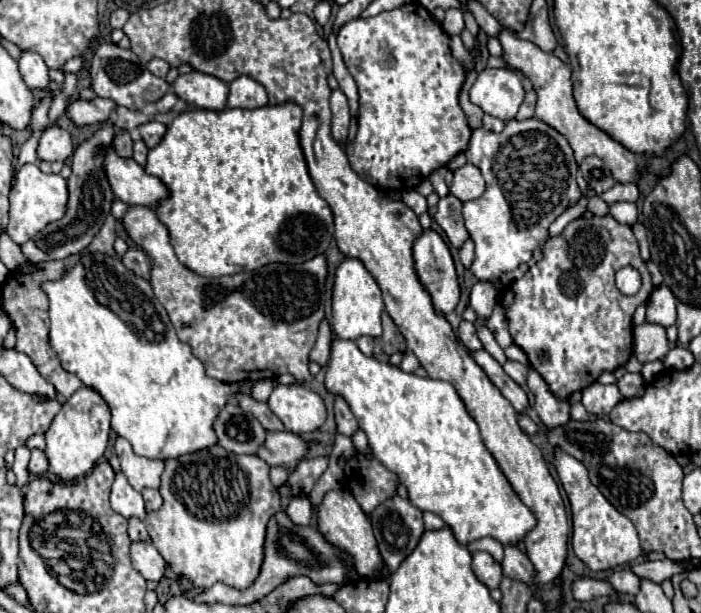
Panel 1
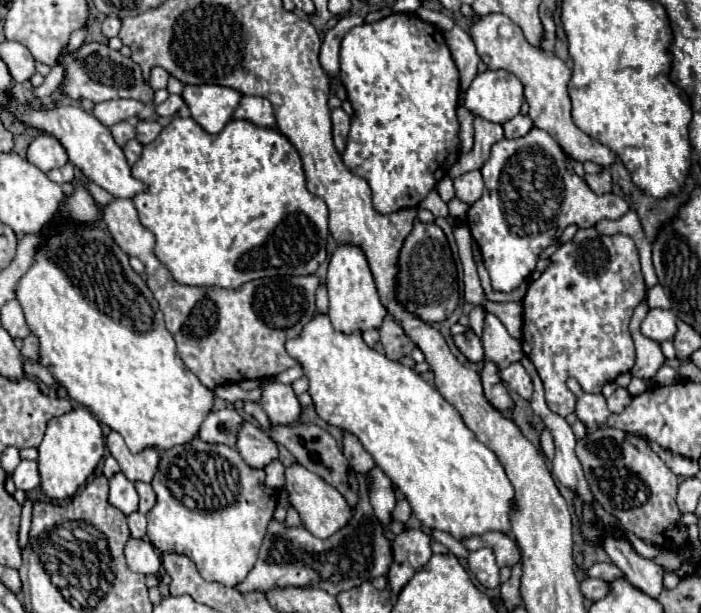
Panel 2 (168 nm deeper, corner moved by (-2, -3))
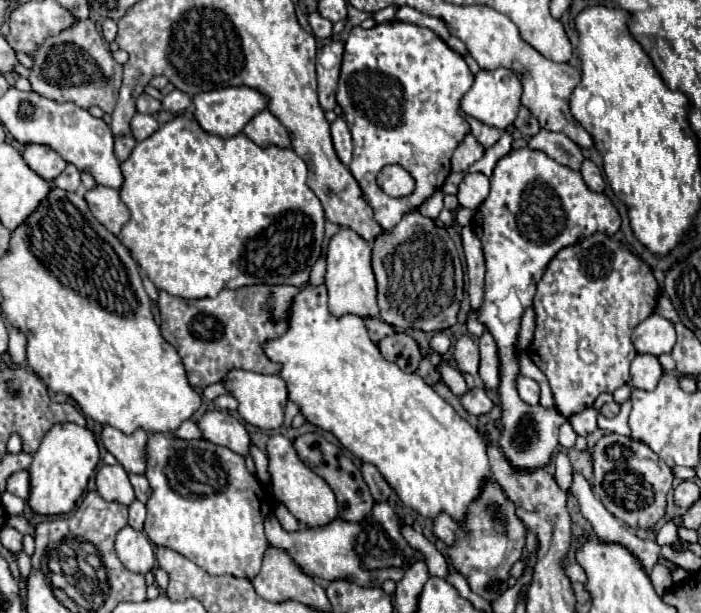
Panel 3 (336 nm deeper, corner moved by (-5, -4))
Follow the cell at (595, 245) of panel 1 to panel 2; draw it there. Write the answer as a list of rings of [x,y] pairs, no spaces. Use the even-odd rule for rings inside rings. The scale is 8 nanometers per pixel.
[[[579,229],[575,233],[575,237],[561,245],[553,255],[551,255],[551,263],[549,267],[545,269],[545,273],[533,281],[527,289],[527,295],[523,299],[523,337],[521,337],[521,343],[523,343],[523,351],[525,355],[533,361],[543,385],[545,385],[545,397],[547,397],[547,403],[549,403],[549,409],[561,417],[569,415],[575,411],[575,403],[577,403],[577,397],[569,391],[567,387],[567,379],[573,377],[579,381],[583,393],[601,393],[603,385],[615,381],[621,373],[627,373],[633,363],[635,363],[635,345],[633,345],[633,339],[631,339],[631,333],[629,333],[629,321],[631,321],[631,315],[633,315],[633,309],[637,307],[637,303],[641,303],[641,299],[645,297],[645,283],[643,283],[643,275],[641,275],[641,265],[639,265],[639,253],[637,253],[637,247],[633,243],[631,237],[627,235],[611,235],[611,237],[605,237],[601,233],[597,233],[597,229]]]

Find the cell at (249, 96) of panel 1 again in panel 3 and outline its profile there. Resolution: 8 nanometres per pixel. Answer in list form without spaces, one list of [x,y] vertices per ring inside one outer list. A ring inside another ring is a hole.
[[[262,110],[258,112],[242,130],[250,140],[254,140],[256,144],[260,146],[270,146],[270,144],[276,144],[276,146],[282,146],[282,148],[288,148],[290,146],[290,136],[286,132],[286,128],[268,112],[268,110]]]

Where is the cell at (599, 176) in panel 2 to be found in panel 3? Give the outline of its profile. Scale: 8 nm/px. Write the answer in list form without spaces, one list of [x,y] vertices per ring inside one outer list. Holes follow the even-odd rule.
[[[584,160],[584,164],[582,164],[580,172],[582,172],[584,182],[588,184],[588,188],[590,188],[592,192],[604,192],[606,182],[604,182],[602,170],[600,170],[600,168],[598,168],[598,166],[596,166],[592,160]]]

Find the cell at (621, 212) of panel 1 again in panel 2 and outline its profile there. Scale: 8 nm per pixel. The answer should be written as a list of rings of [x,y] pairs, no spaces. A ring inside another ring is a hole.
[[[533,127],[525,137],[503,139],[501,143],[495,143],[481,173],[485,179],[485,191],[481,201],[469,207],[467,227],[475,243],[479,245],[483,263],[491,277],[491,287],[501,293],[515,291],[535,271],[539,255],[561,237],[567,225],[587,229],[595,227],[601,219],[619,219],[629,211],[629,205],[623,197],[613,193],[595,195],[593,191],[589,191],[587,183],[571,169],[567,155],[559,147],[559,143],[537,127]]]

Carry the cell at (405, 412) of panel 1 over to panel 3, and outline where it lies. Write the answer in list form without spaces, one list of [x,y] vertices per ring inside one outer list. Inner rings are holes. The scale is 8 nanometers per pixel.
[[[312,284],[304,286],[302,292],[294,298],[292,310],[290,310],[290,328],[288,328],[288,332],[286,332],[284,336],[276,338],[276,340],[266,342],[266,346],[264,346],[268,358],[282,364],[280,376],[282,376],[282,378],[286,380],[286,384],[288,384],[288,398],[294,400],[294,402],[300,406],[300,410],[302,410],[302,414],[306,416],[308,422],[316,424],[316,426],[322,428],[322,430],[332,432],[332,434],[342,442],[342,446],[348,448],[348,450],[350,450],[356,458],[360,458],[362,462],[374,464],[374,466],[380,470],[380,474],[386,478],[386,482],[396,490],[398,498],[400,498],[406,506],[414,508],[420,516],[426,516],[426,518],[434,520],[440,512],[448,512],[456,522],[462,522],[464,516],[466,516],[466,510],[468,510],[470,502],[474,502],[474,500],[480,496],[484,484],[488,484],[490,478],[492,478],[484,440],[480,438],[480,434],[476,432],[476,428],[470,426],[464,418],[460,418],[460,416],[454,412],[454,408],[452,408],[444,398],[440,398],[418,374],[402,372],[400,368],[396,368],[396,364],[384,360],[384,356],[380,354],[378,346],[368,338],[368,332],[366,332],[366,328],[364,328],[364,320],[362,320],[360,316],[346,314],[346,316],[342,316],[342,318],[334,318],[334,316],[328,312],[328,304],[326,304],[326,302],[328,302],[326,286],[312,286]]]

